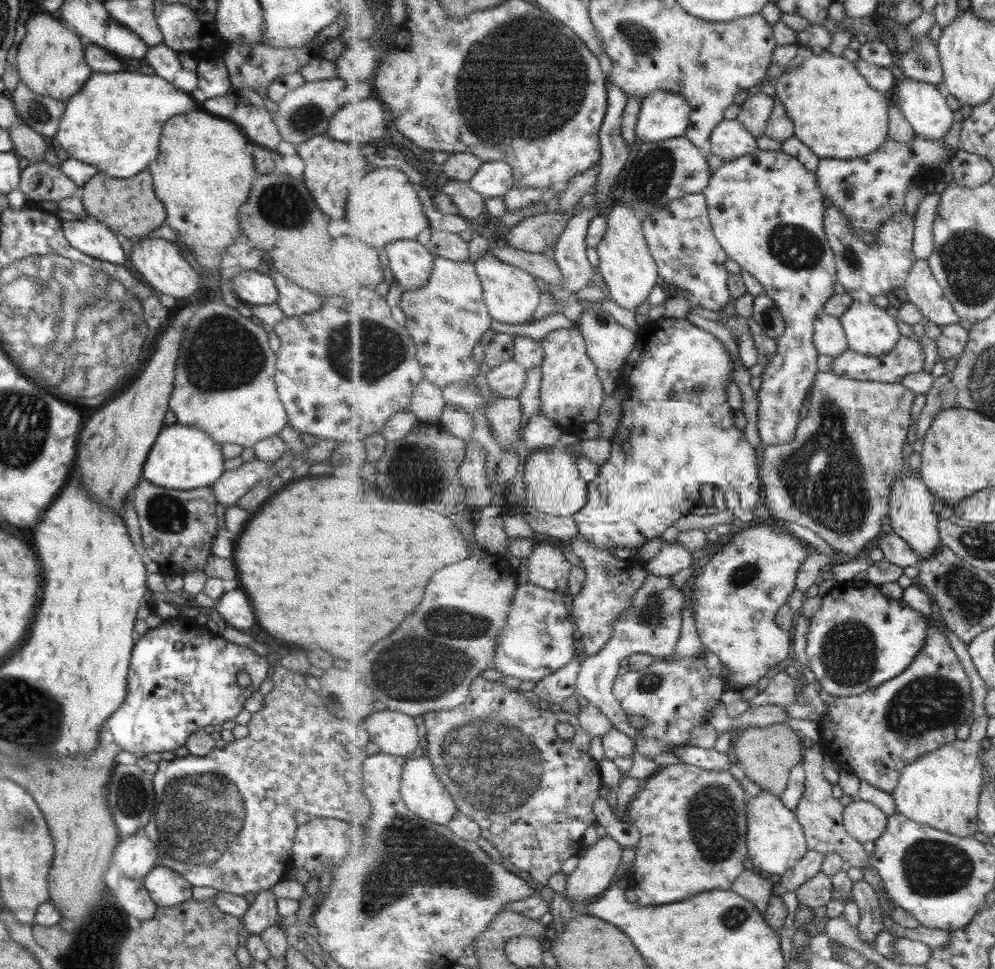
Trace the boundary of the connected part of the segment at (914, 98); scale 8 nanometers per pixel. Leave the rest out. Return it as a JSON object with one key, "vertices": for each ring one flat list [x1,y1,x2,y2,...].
{"vertices":[[905,78,895,88,893,104,897,105,916,134,928,139,942,139,955,124,955,114,943,92,934,84]]}

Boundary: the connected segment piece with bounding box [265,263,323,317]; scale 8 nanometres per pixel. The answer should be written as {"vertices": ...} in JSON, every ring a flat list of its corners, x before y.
{"vertices":[[267,263,265,269,269,270,271,277,273,277,274,285,278,290,278,297,274,303,281,309,285,317,310,313,321,306,323,299,315,293,303,290,296,283,281,276]]}

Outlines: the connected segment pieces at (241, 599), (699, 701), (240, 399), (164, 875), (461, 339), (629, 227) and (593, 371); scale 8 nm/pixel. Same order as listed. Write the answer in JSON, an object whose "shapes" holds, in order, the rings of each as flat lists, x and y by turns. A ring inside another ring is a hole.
{"shapes":[[[241,590,223,593,214,603,213,609,221,615,221,620,235,630,245,630,253,626,253,608]],[[706,646,695,656,675,655,671,659,658,660,642,672,627,672,616,678,614,682,614,694,619,699,621,706,630,714,645,718,645,725,641,728,641,735,636,736,636,750,644,757,655,758,663,752,673,752,677,748,688,745,692,737,692,730,701,723,709,722,710,714,721,702,727,684,723,677,713,676,705,666,704,651,710,651]],[[213,302,201,305,185,326,168,401,168,410,173,412,175,424,206,432,219,445,237,444,242,448,252,448,258,440,275,436,288,425,276,392,273,377,276,353,267,345,267,332,249,318,239,315,235,308]],[[155,866,142,879,156,907,173,907,192,899,191,886,170,868]],[[437,256,429,282,421,289,405,291,400,305,407,315,405,327,416,342,425,379,443,388,455,383,473,383,480,366,471,359,473,350,491,335,494,319,476,266,469,261]],[[615,204,609,216,609,232,605,236,605,242,600,242,596,250,599,254,600,273,609,290,608,297,618,306,629,310,641,306,653,292,653,286,659,284,660,274,643,234,641,219,632,208,627,208,625,204]],[[568,327,549,332,543,338,545,356,541,370,541,412,565,428,596,422,605,403,603,382,597,376,598,366,591,360,586,340,579,328]]]}

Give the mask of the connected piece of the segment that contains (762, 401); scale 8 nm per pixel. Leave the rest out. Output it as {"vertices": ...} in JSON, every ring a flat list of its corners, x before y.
{"vertices":[[761,150,726,162,712,173,703,192,714,233,729,257,740,264,742,270,755,275,779,307,786,322,785,332,776,340,777,350,761,374,762,384,757,392,759,421,755,428,766,446,785,445,795,440,799,428,799,410,808,399,816,376,820,371,820,352,814,341,814,322,825,303,836,293,838,270,836,257,825,230,825,198,821,193,815,172,811,172,794,156,783,150]]}

